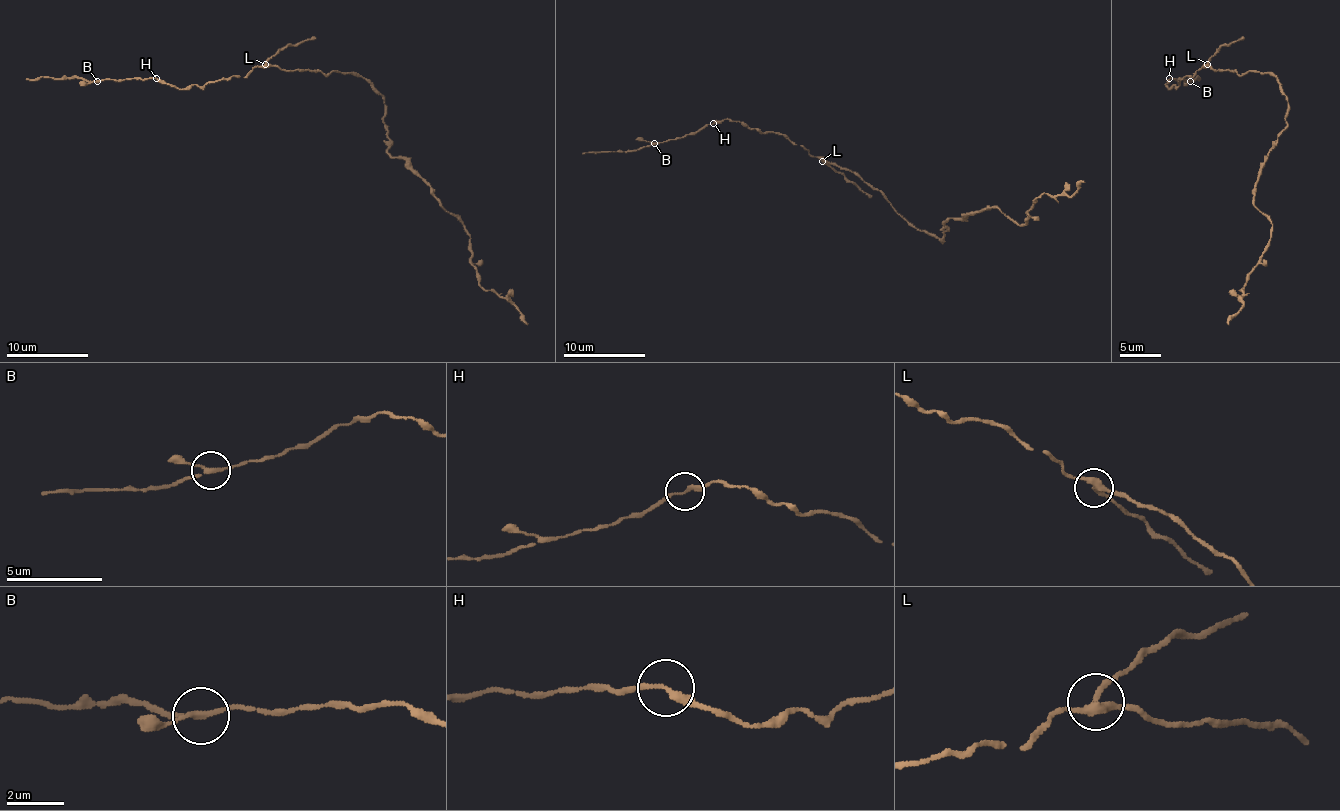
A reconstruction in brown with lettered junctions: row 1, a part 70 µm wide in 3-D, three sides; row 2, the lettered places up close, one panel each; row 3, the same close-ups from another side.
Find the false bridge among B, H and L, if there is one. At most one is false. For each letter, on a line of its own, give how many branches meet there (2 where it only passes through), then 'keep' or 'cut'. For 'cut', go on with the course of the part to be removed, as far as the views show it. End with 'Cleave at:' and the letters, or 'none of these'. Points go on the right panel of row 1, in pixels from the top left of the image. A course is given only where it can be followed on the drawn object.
B: 3 | keep
H: 2 | keep
L: 3 | cut | (1208, 63), (1222, 45), (1244, 37)
Cleave at: L

